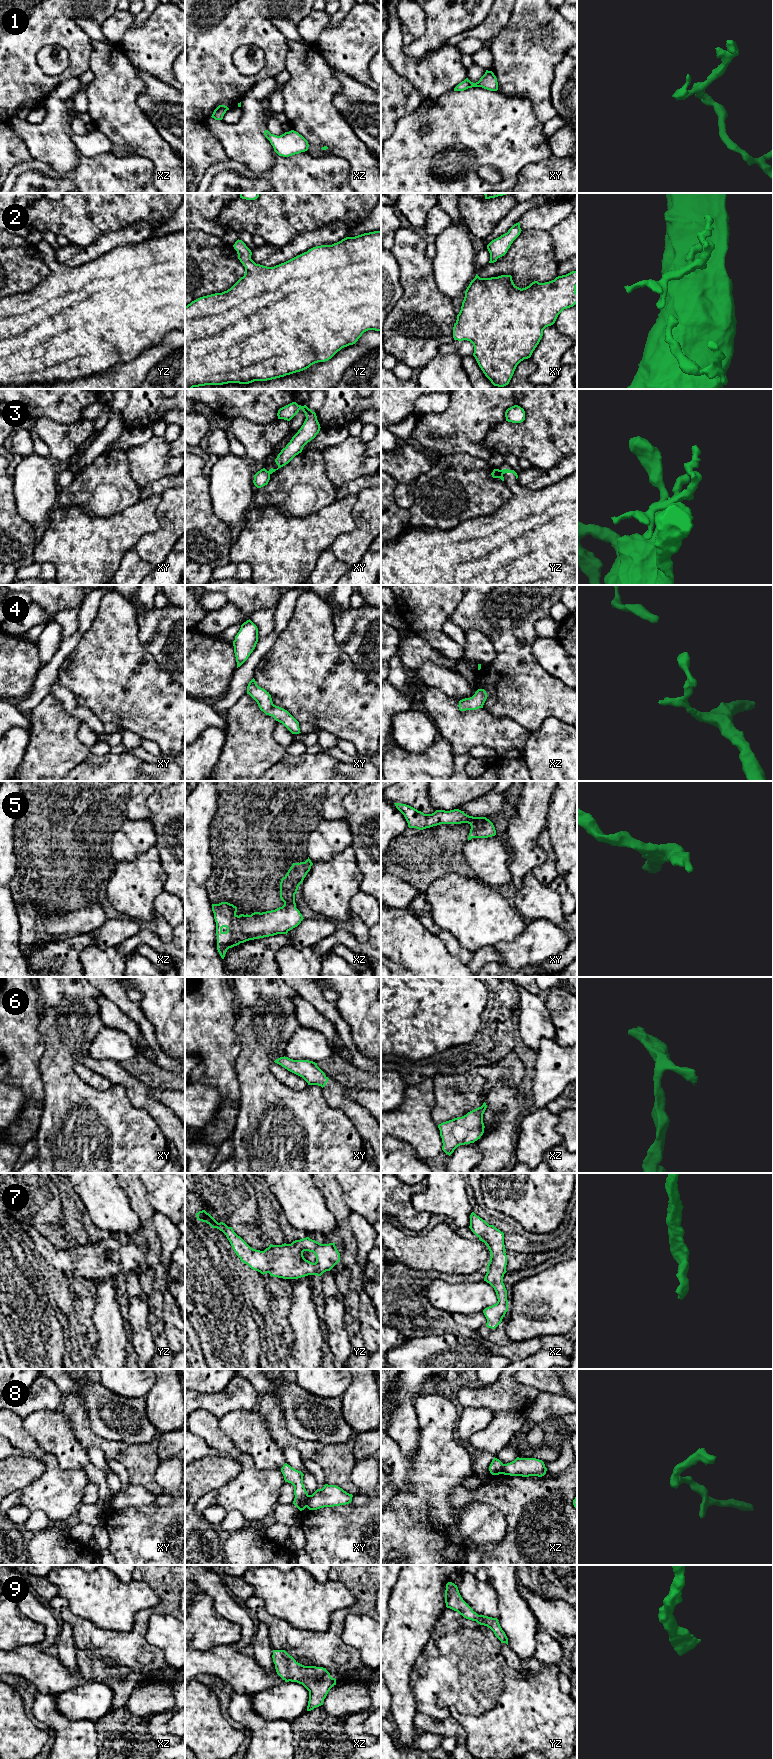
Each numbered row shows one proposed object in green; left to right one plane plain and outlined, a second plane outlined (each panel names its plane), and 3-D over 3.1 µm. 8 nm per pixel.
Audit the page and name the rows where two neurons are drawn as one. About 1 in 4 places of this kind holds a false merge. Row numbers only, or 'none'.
3, 8

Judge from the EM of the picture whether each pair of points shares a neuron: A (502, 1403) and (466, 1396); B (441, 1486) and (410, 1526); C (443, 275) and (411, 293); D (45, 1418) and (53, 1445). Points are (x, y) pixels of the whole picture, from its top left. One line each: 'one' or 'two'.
A: one
B: one
C: two
D: one

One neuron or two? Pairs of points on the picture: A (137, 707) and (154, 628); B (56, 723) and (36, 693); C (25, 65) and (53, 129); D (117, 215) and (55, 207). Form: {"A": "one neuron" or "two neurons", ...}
{"A": "two neurons", "B": "two neurons", "C": "two neurons", "D": "one neuron"}

